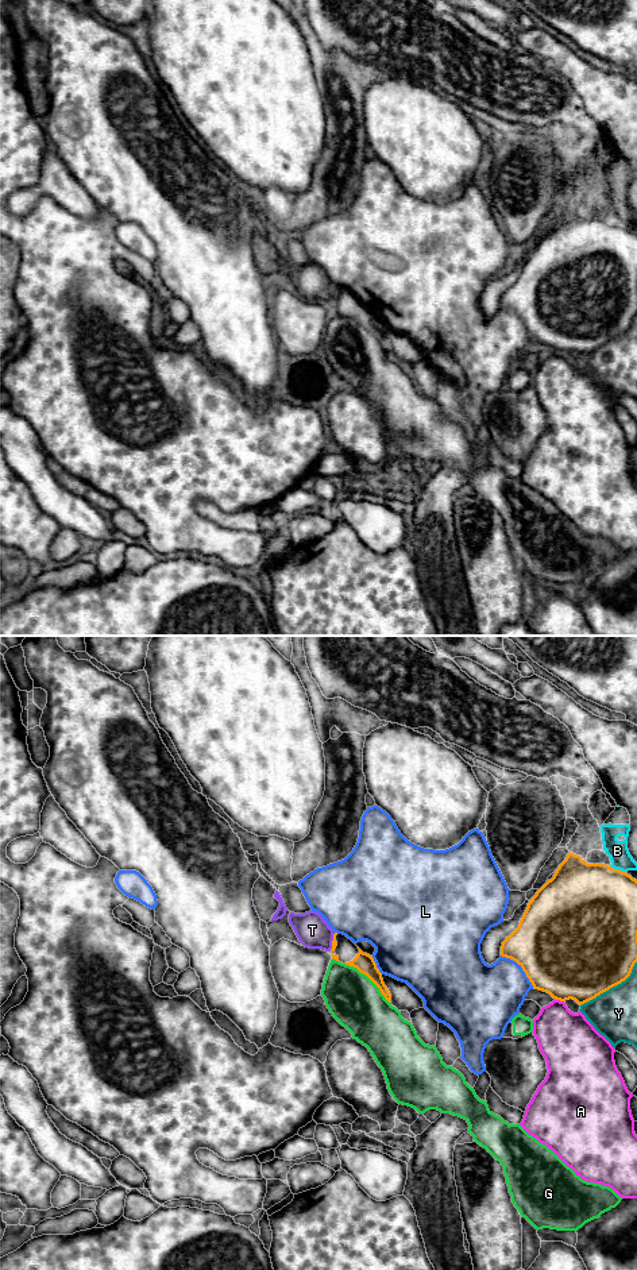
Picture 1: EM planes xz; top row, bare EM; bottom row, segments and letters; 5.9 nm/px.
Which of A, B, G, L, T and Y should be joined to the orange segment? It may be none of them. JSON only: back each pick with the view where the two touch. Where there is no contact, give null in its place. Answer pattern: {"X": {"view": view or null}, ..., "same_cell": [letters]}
{"same_cell": []}

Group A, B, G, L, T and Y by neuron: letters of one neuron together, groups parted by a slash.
A / B T / G / L / Y

